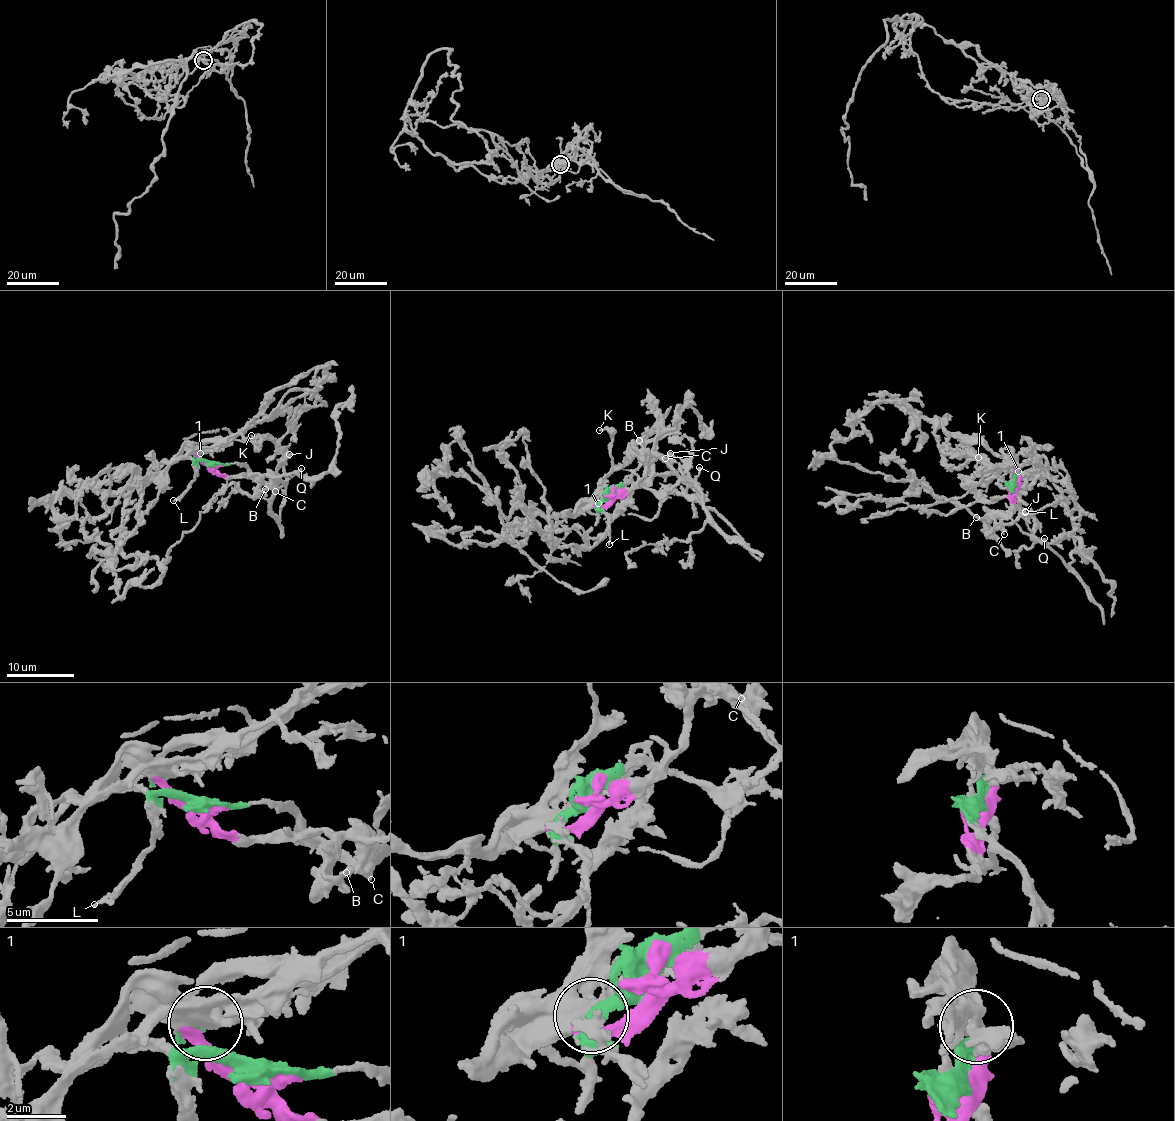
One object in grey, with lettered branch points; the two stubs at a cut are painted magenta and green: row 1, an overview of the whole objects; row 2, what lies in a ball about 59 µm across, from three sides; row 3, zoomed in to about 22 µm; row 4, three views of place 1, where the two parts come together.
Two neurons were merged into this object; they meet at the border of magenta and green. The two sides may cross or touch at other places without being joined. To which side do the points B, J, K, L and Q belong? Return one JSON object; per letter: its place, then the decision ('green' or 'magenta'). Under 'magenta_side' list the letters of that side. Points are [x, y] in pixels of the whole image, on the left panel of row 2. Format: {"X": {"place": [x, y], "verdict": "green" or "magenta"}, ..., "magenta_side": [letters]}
{"B": {"place": [265, 489], "verdict": "magenta"}, "J": {"place": [289, 454], "verdict": "green"}, "K": {"place": [251, 435], "verdict": "magenta"}, "L": {"place": [173, 500], "verdict": "green"}, "Q": {"place": [301, 468], "verdict": "green"}, "magenta_side": ["B", "K"]}

